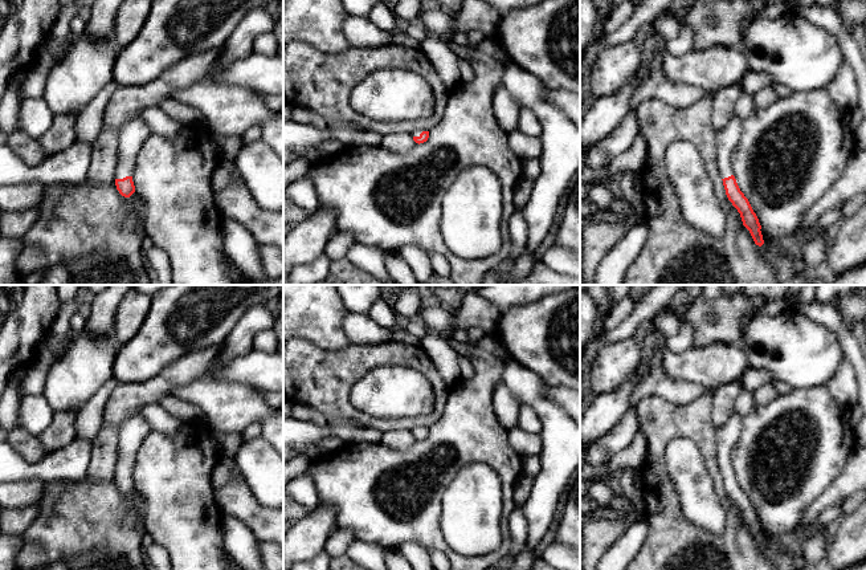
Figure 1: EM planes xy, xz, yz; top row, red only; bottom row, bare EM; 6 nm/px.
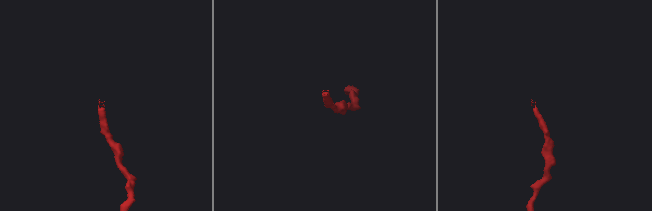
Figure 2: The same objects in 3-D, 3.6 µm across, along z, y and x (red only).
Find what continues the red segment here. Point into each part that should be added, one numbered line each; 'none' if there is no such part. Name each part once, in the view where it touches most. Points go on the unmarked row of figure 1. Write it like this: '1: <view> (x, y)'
1: xy (131, 432)

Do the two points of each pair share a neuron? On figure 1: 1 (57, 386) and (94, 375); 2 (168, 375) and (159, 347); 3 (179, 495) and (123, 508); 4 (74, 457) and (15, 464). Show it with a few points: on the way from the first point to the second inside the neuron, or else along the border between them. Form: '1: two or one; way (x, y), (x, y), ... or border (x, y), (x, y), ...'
1: one; way (66, 386), (77, 375), (85, 375)
2: two; border (193, 350), (167, 363), (151, 378), (139, 382)
3: two; border (134, 489), (144, 504), (146, 532)
4: one; way (60, 464), (48, 469), (29, 469)

